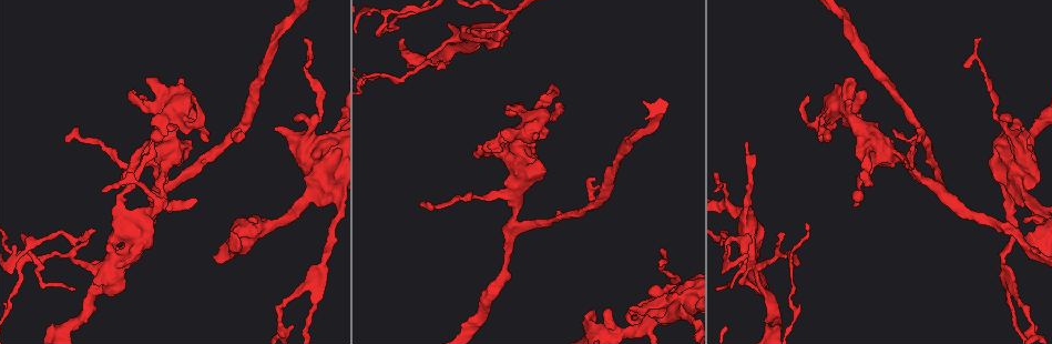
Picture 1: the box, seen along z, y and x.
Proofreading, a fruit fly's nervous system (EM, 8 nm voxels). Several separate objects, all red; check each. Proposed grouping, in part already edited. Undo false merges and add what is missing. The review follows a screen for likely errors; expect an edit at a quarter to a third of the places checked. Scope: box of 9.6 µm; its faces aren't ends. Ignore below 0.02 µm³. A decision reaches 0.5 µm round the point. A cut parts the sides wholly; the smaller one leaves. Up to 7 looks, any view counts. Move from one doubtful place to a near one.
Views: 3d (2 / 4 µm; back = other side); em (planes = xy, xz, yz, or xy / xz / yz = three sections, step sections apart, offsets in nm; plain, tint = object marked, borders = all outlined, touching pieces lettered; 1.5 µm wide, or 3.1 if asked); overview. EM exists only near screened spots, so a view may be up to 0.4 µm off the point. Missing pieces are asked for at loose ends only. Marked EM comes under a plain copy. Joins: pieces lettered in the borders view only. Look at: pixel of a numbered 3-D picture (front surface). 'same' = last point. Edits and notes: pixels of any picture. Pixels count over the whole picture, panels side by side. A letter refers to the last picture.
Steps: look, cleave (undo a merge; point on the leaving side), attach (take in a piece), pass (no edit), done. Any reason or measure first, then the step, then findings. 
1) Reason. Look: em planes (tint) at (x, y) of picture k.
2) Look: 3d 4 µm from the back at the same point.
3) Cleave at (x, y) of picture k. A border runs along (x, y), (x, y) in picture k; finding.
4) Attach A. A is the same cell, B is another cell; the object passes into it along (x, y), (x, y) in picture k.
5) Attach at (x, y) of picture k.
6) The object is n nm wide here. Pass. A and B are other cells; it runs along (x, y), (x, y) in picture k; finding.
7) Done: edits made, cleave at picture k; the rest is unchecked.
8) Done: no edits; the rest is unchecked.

Long arm stops here. Look: em xz step 8 (tint) at (746, 142) of picture 1.

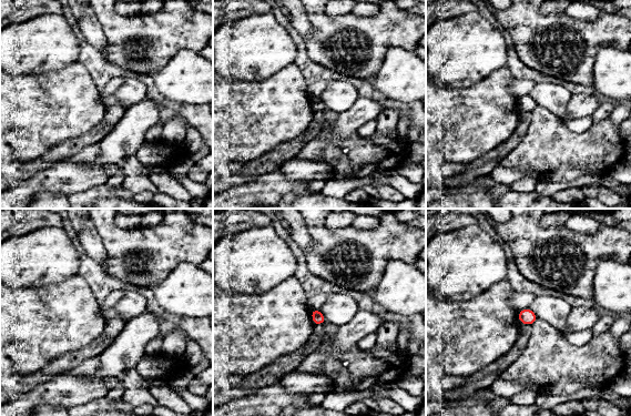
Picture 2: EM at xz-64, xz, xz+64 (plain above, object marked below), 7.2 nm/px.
Cut it another way. Look: em xy step 4 (borders) at the same point.

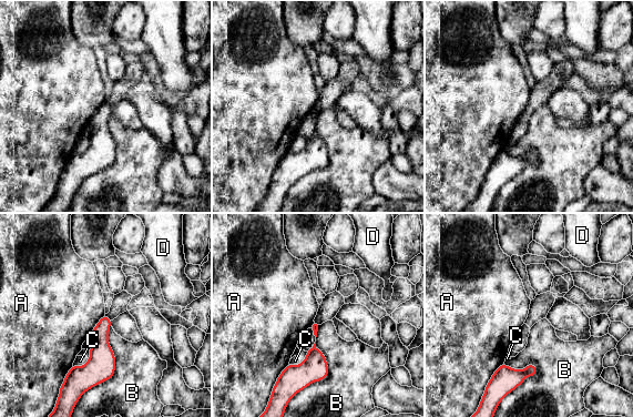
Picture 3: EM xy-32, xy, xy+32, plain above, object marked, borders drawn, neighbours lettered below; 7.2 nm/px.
The longest contact is with B, 550 nm. Pass. A, B, C and D are other cells; none of them fits.

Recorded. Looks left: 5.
Branch stops here. Look: 3d 2 µm at (854, 207) of picture 1.

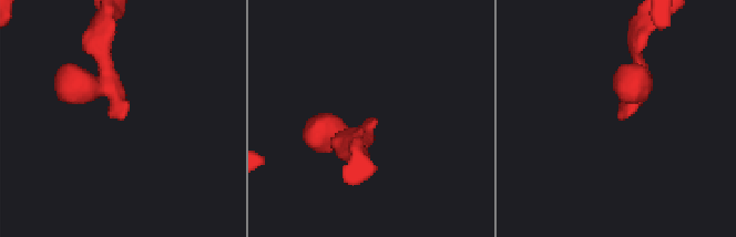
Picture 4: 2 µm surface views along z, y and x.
Shape alone is not enough. Look: em planes (borders) at (121, 119) of picture 4.

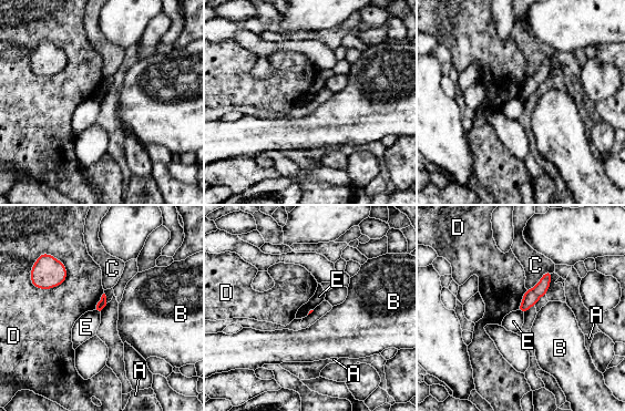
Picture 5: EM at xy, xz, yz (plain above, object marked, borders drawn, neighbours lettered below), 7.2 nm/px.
Pass. A, B, C, D and E are other cells; it runs along (549, 274), (542, 287), (523, 309) in picture 5; none of them fits.

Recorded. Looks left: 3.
Sharp bend. Look: 3d 4 µm at (789, 258) of picture 1.

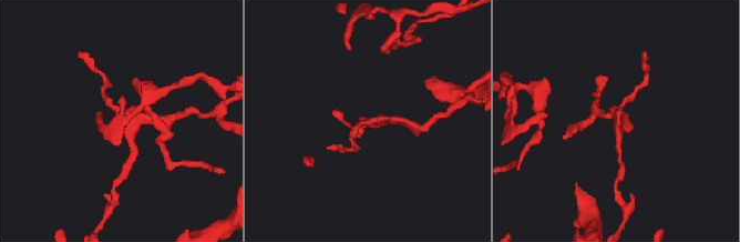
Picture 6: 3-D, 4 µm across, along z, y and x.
3 arms meet here; now the EM. Look: em planes (borders) at (618, 123) of picture 6.

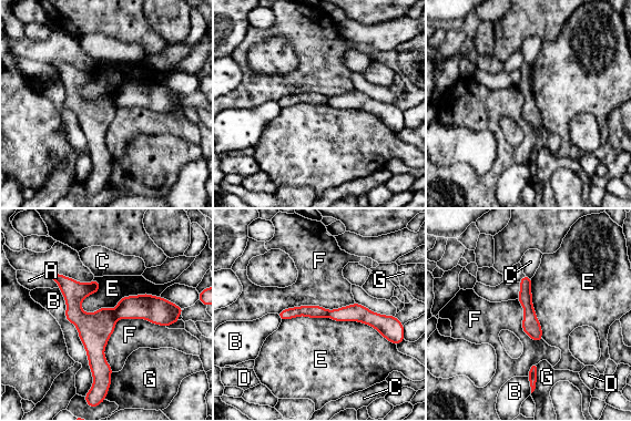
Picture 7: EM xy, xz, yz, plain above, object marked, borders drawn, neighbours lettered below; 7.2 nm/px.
The object is 100 nm wide here. Cleave at (94, 329) of picture 7. A, B, C, D, E, F and G are other cells; the part that leaves runs along (53, 276), (94, 332), (101, 381) in picture 7; two neurons meet here.

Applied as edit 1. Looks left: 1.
Done: edits made, cleave at picture 7; the rest is unchecked.

